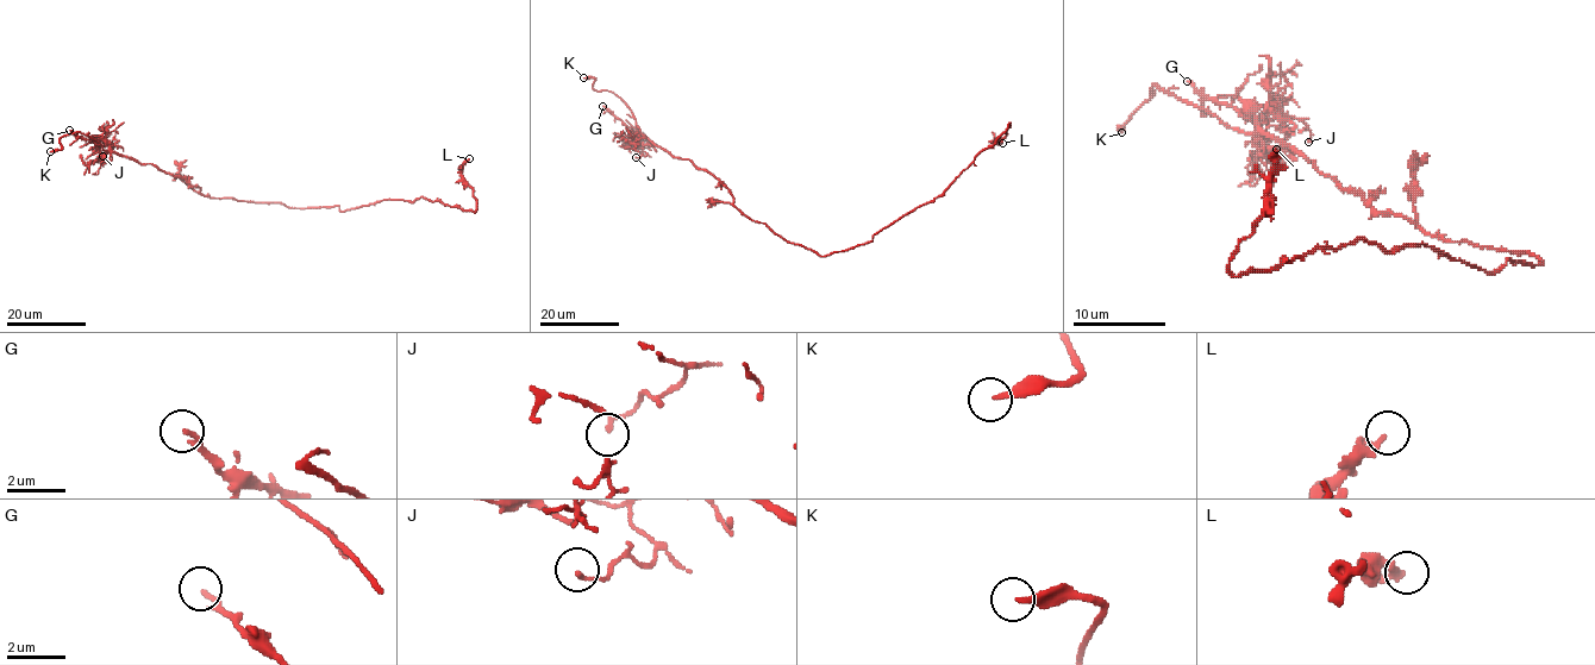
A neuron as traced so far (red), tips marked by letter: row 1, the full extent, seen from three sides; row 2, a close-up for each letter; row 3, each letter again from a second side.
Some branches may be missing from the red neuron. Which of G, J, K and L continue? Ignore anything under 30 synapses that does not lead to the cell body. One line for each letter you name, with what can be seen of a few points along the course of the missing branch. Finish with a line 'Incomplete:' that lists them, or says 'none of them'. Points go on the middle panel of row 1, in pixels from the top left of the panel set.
K: (583, 77), (552, 87), (552, 99)
Incomplete: K

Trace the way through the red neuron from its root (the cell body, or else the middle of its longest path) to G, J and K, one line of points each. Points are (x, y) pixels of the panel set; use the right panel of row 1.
G: (1527, 253), (1443, 242), (1401, 217), (1378, 214), (1274, 139), (1252, 114), (1206, 100), (1187, 81)
J: (1527, 253), (1443, 242), (1401, 217), (1378, 214), (1274, 139), (1255, 112), (1303, 120), (1308, 142)
K: (1527, 253), (1443, 242), (1401, 217), (1378, 214), (1296, 149), (1233, 130), (1157, 86), (1121, 132)

